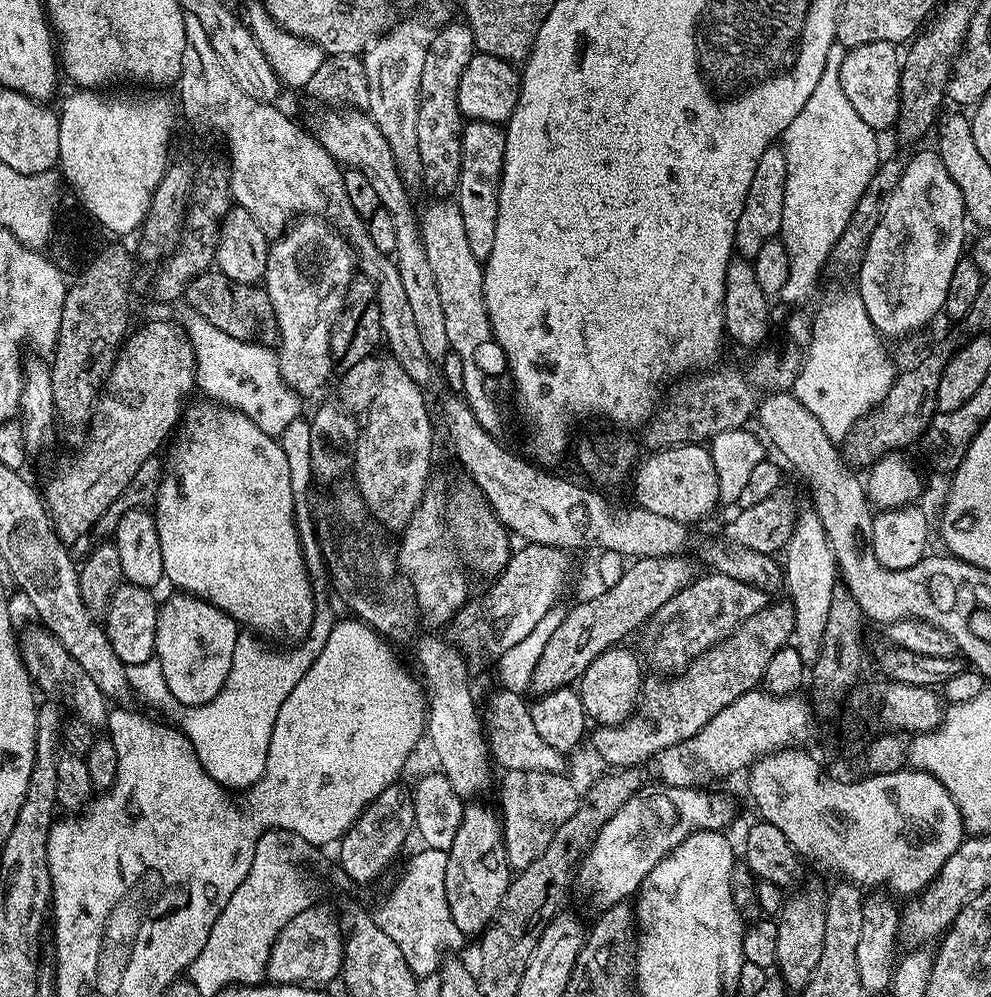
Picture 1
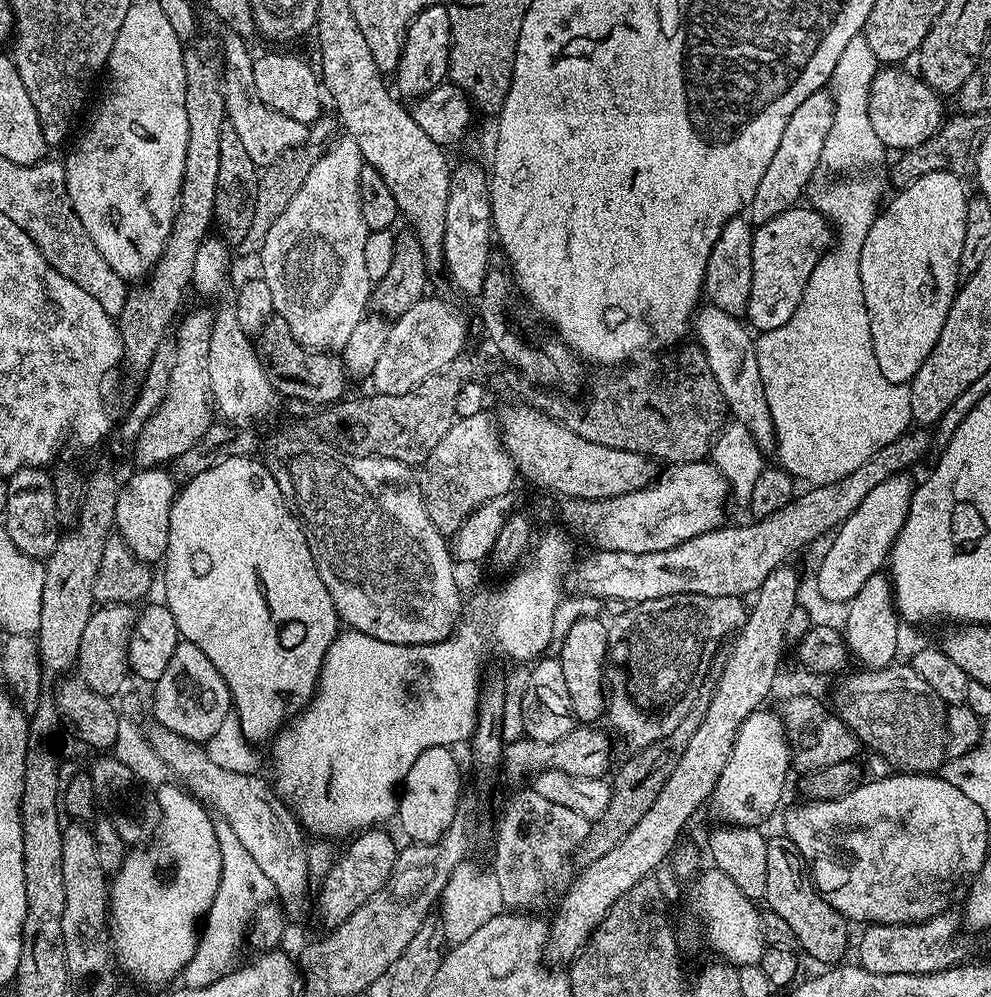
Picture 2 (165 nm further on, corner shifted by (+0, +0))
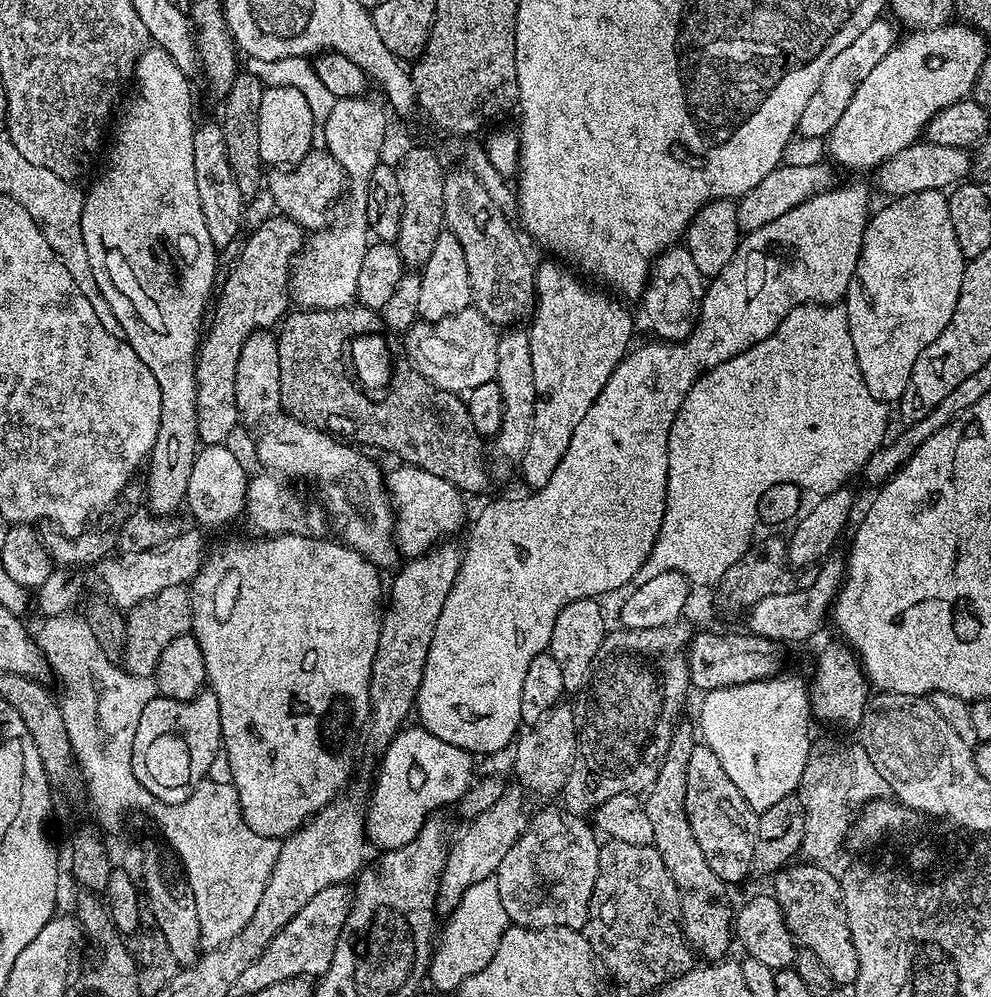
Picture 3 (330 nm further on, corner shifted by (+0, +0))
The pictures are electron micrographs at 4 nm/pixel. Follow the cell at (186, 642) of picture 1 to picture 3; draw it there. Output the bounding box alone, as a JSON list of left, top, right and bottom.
[132,690,222,804]

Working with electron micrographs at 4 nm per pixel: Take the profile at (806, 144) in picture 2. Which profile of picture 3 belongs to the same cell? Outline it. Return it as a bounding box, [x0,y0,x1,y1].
[796,19,898,140]

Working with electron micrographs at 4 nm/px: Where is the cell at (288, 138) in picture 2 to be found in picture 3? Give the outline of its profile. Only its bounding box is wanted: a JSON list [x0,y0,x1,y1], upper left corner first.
[266,150,345,230]

